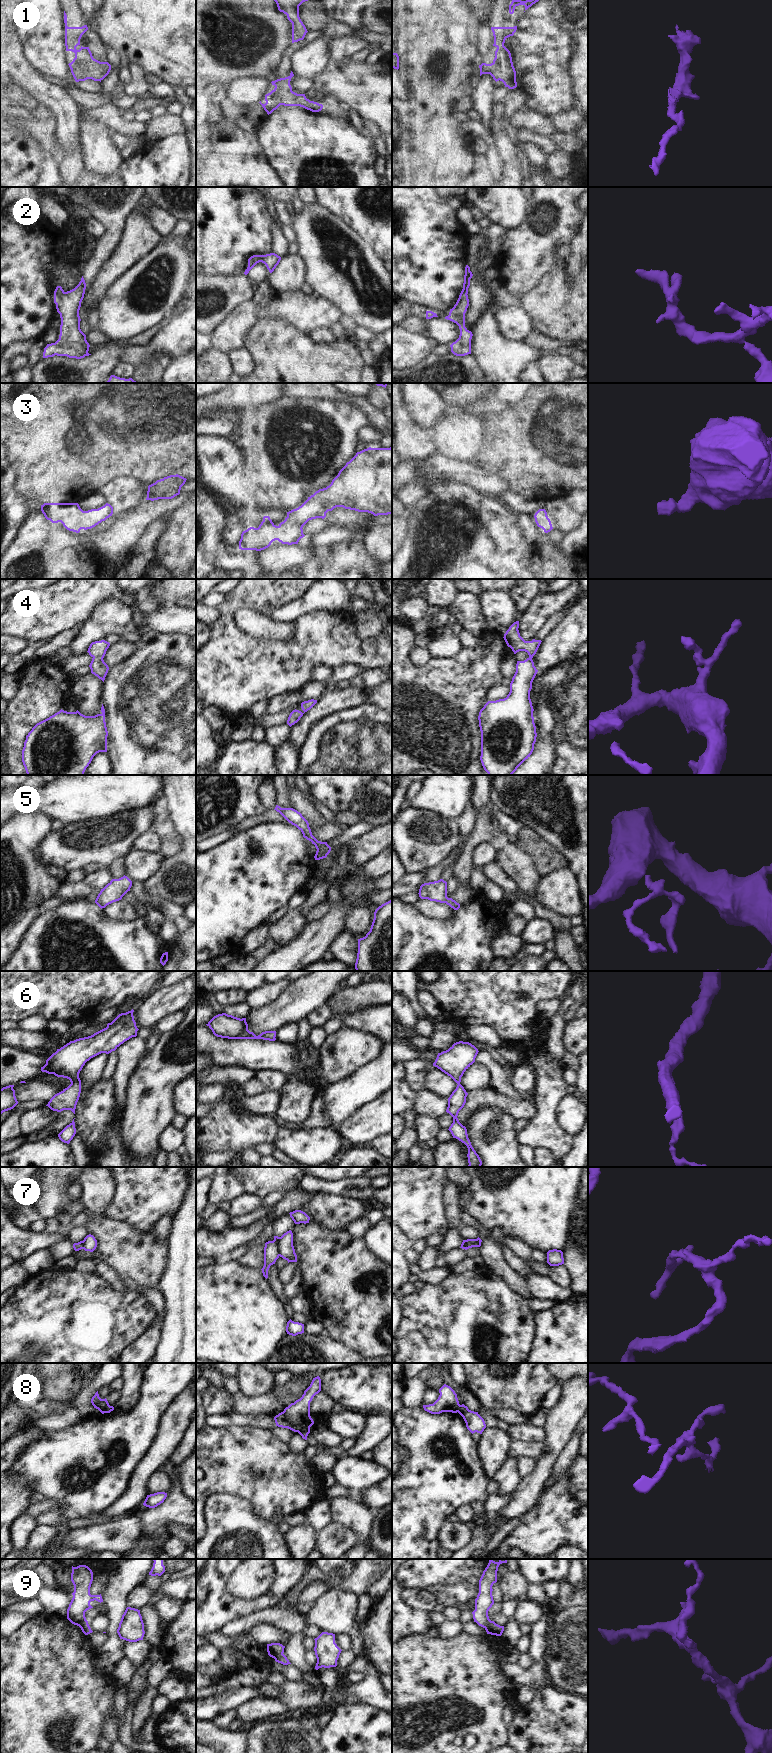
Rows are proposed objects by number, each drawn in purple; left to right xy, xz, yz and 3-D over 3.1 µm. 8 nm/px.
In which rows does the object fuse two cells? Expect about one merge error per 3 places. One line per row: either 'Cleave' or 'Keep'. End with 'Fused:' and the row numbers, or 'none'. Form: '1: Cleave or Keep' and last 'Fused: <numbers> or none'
1: Keep
2: Keep
3: Keep
4: Keep
5: Keep
6: Keep
7: Cleave
8: Cleave
9: Cleave
Fused: 7, 8, 9

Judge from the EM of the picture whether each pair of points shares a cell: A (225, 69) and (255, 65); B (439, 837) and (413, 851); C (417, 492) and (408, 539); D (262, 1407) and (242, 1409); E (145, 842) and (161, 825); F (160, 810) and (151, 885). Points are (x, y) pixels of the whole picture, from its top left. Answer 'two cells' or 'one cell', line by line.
A: one cell
B: one cell
C: two cells
D: one cell
E: two cells
F: two cells

